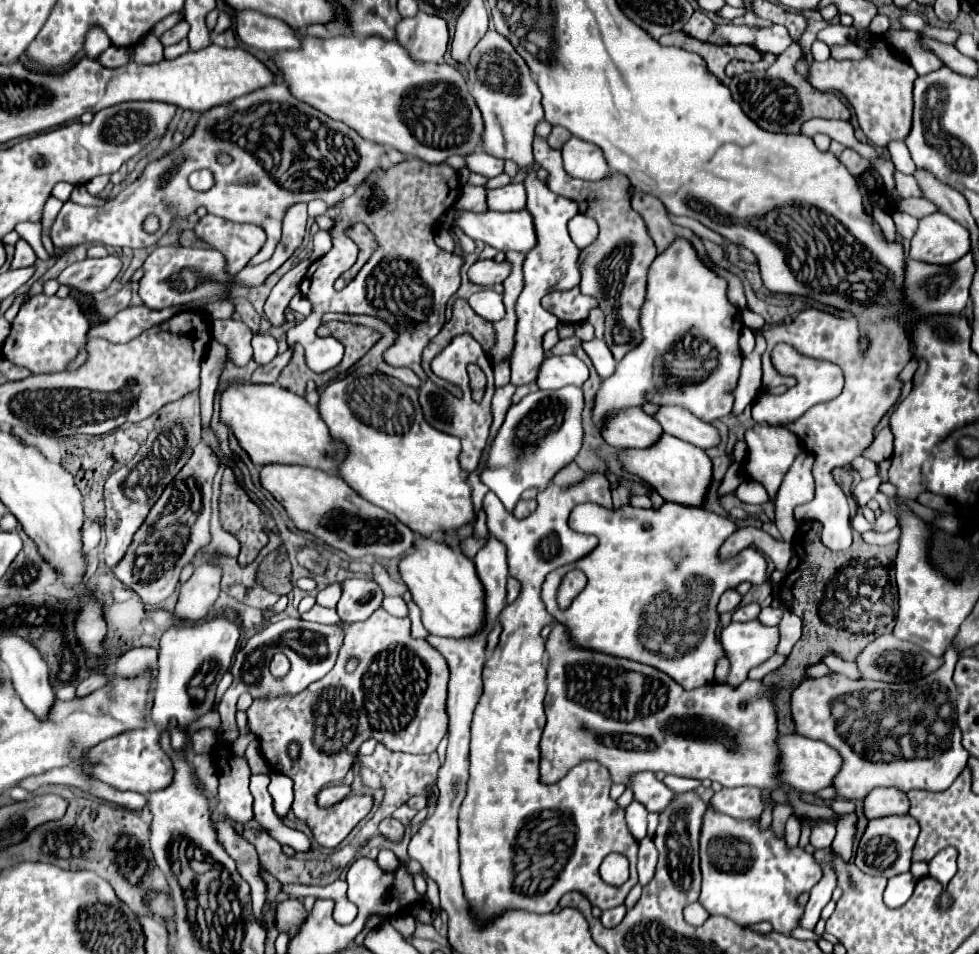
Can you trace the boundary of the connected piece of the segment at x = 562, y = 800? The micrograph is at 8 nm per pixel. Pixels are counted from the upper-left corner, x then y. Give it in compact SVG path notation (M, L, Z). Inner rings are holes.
M586 475L586 479L582 483L576 483L572 487L558 487L558 485L548 485L548 489L540 491L538 493L538 509L526 517L526 519L516 519L514 515L510 515L504 505L500 505L500 499L494 495L494 493L486 493L484 497L484 513L486 513L486 525L488 525L488 533L496 539L500 539L500 543L506 547L506 555L508 555L508 569L510 569L510 575L514 579L518 579L522 583L522 593L520 597L512 603L512 605L506 605L498 617L498 621L502 623L502 635L500 635L500 641L492 653L492 657L486 661L484 665L484 695L480 699L480 703L476 705L476 711L474 711L474 719L472 719L472 743L470 743L470 779L468 779L468 791L466 791L466 797L462 801L462 807L460 807L460 819L458 819L458 825L460 825L460 875L462 875L462 885L464 885L464 895L468 899L468 903L472 905L472 911L482 917L484 921L496 917L498 913L502 913L504 909L526 909L526 911L532 911L532 913L550 913L560 897L568 891L580 891L582 895L586 895L586 899L600 907L602 911L604 909L612 909L616 905L622 905L628 891L632 889L632 885L638 883L638 873L636 873L636 853L638 853L638 843L636 839L632 839L628 827L626 827L626 821L624 821L624 809L610 799L608 791L612 787L612 777L608 773L608 769L600 767L600 763L596 761L582 761L580 767L572 767L568 771L566 777L562 777L562 781L558 783L552 783L552 785L542 785L538 781L538 763L540 763L540 735L542 735L542 729L544 729L544 723L546 723L546 717L544 717L544 707L542 707L542 701L544 701L544 695L546 695L546 649L544 649L544 639L540 637L540 631L544 625L550 625L552 621L556 621L552 615L548 615L542 599L540 599L540 587L544 583L544 577L562 567L562 565L568 565L568 563L576 563L578 559L586 557L596 545L598 545L598 539L596 537L590 537L590 535L580 535L580 533L574 533L570 527L568 527L568 515L570 511L578 505L578 503L596 503L596 505L602 505L606 509L612 509L612 495L610 495L610 483L608 483L608 477L606 475ZM520 833L520 887L516 885L516 871L514 871L514 857L516 857L516 837ZM608 853L620 853L624 855L628 861L630 861L630 881L626 881L622 887L614 887L614 885L608 885L600 879L600 873L598 873L598 867L602 863L602 859L608 855Z

